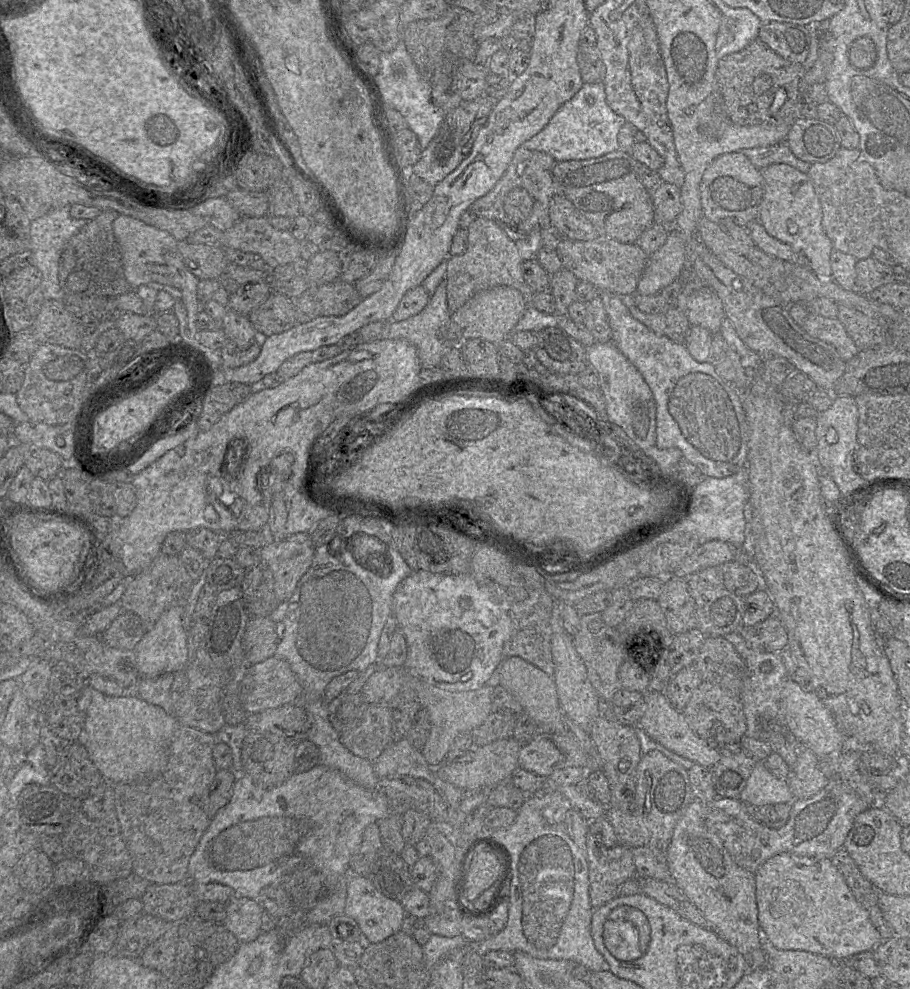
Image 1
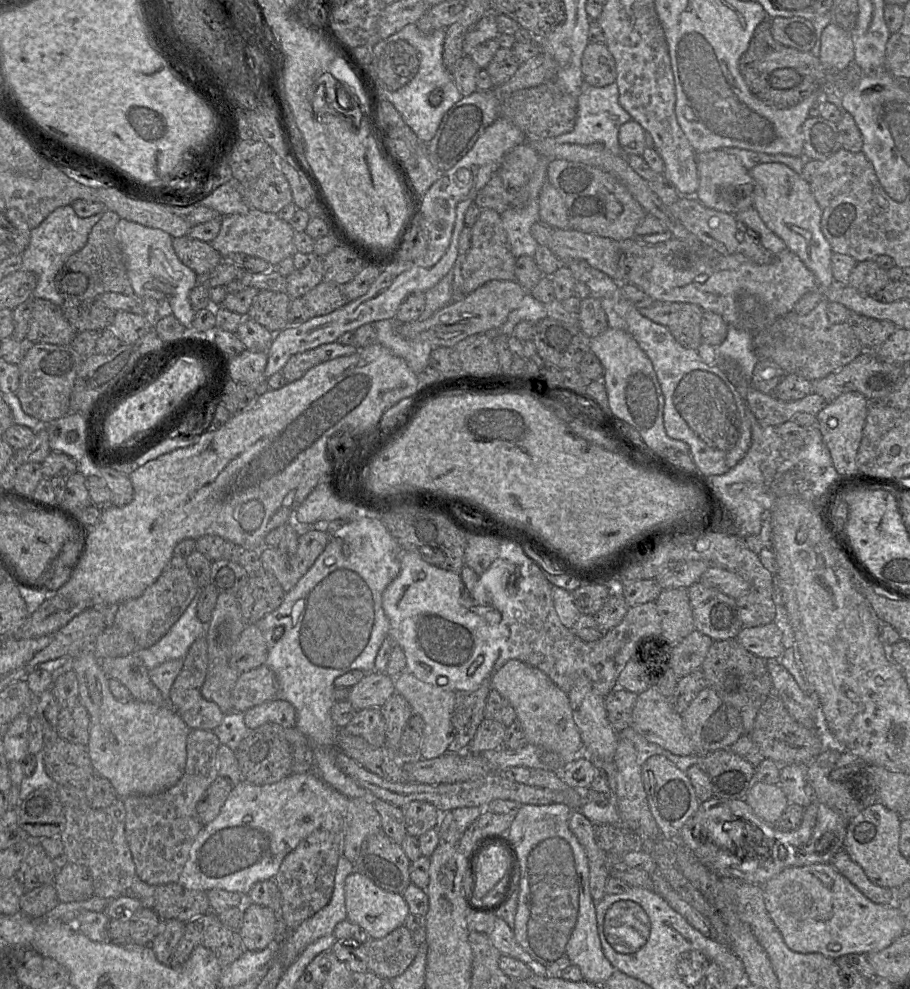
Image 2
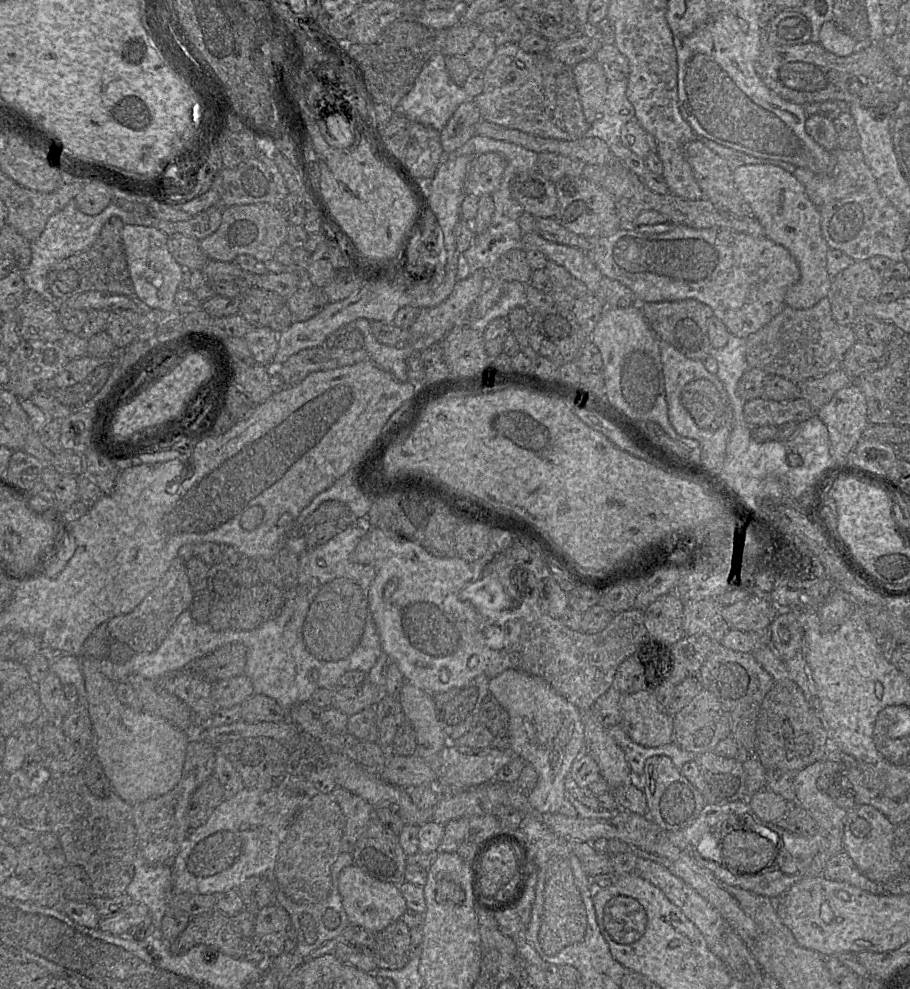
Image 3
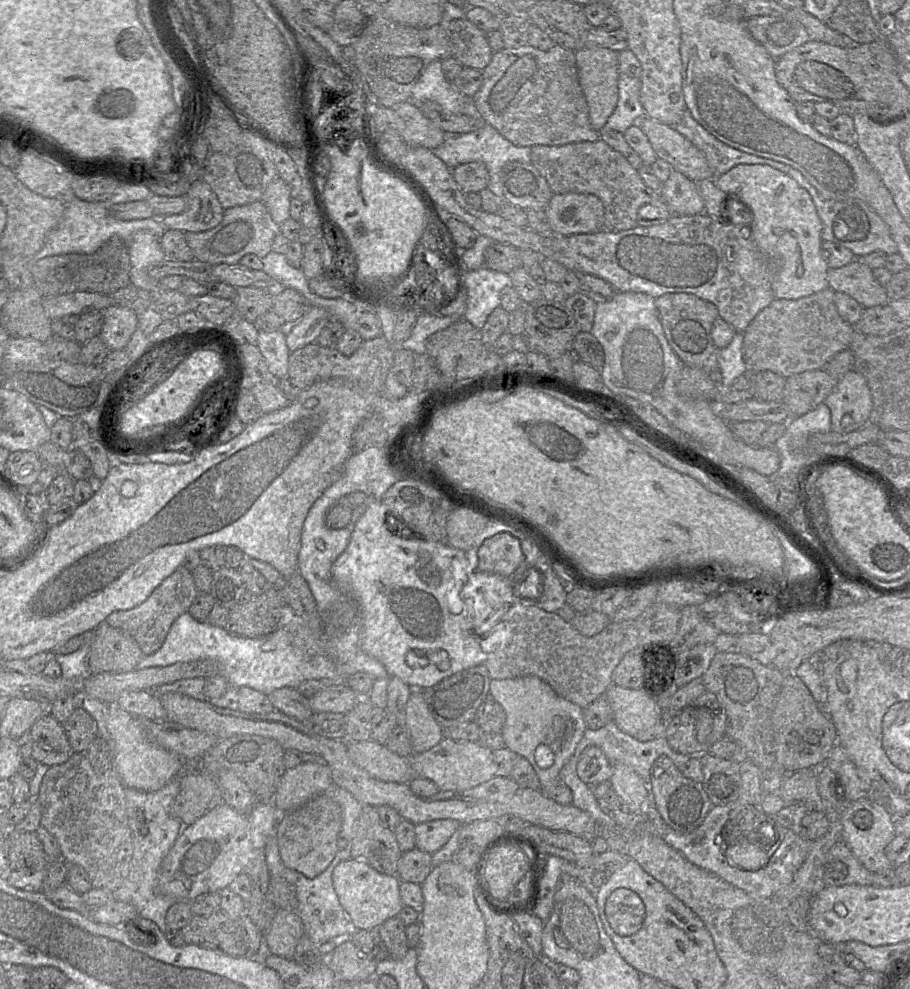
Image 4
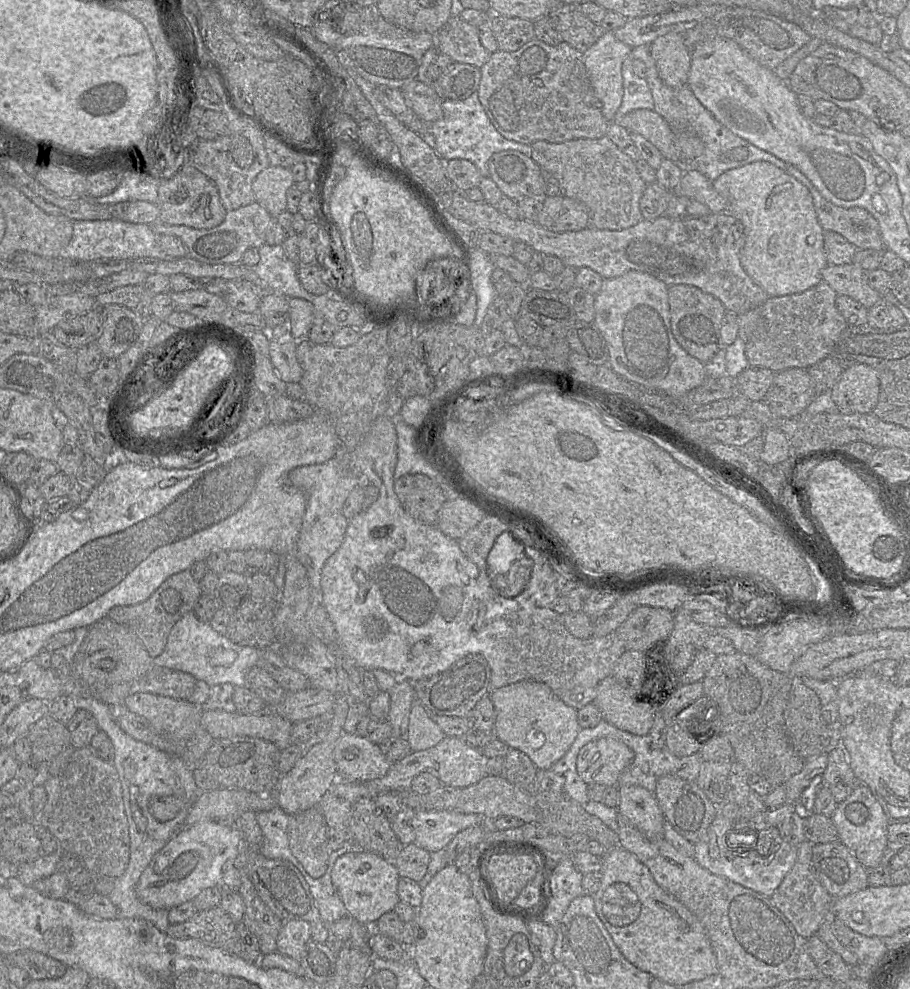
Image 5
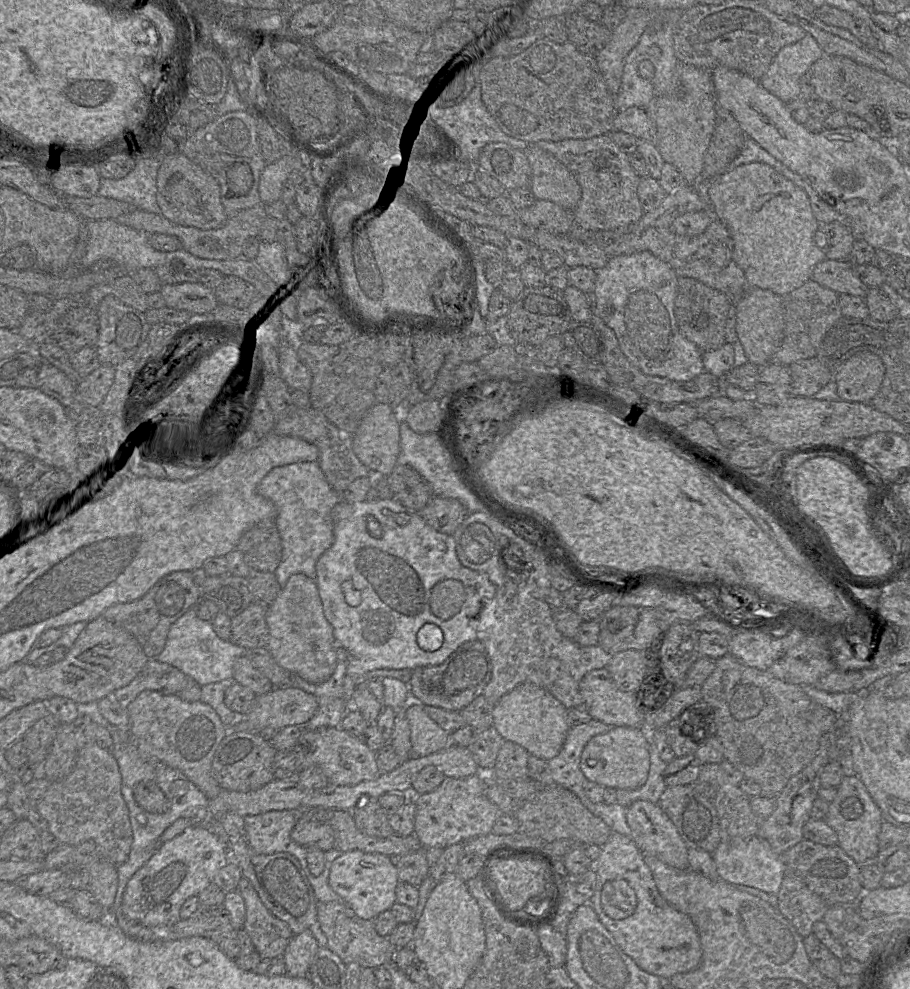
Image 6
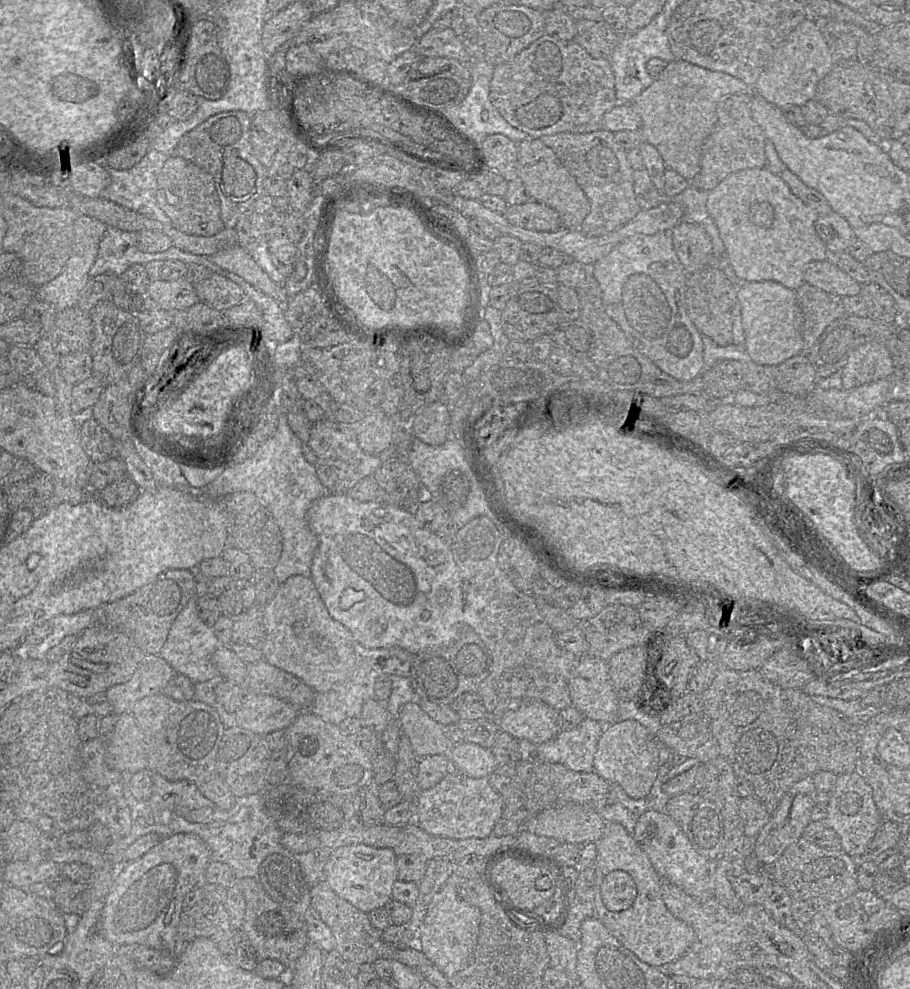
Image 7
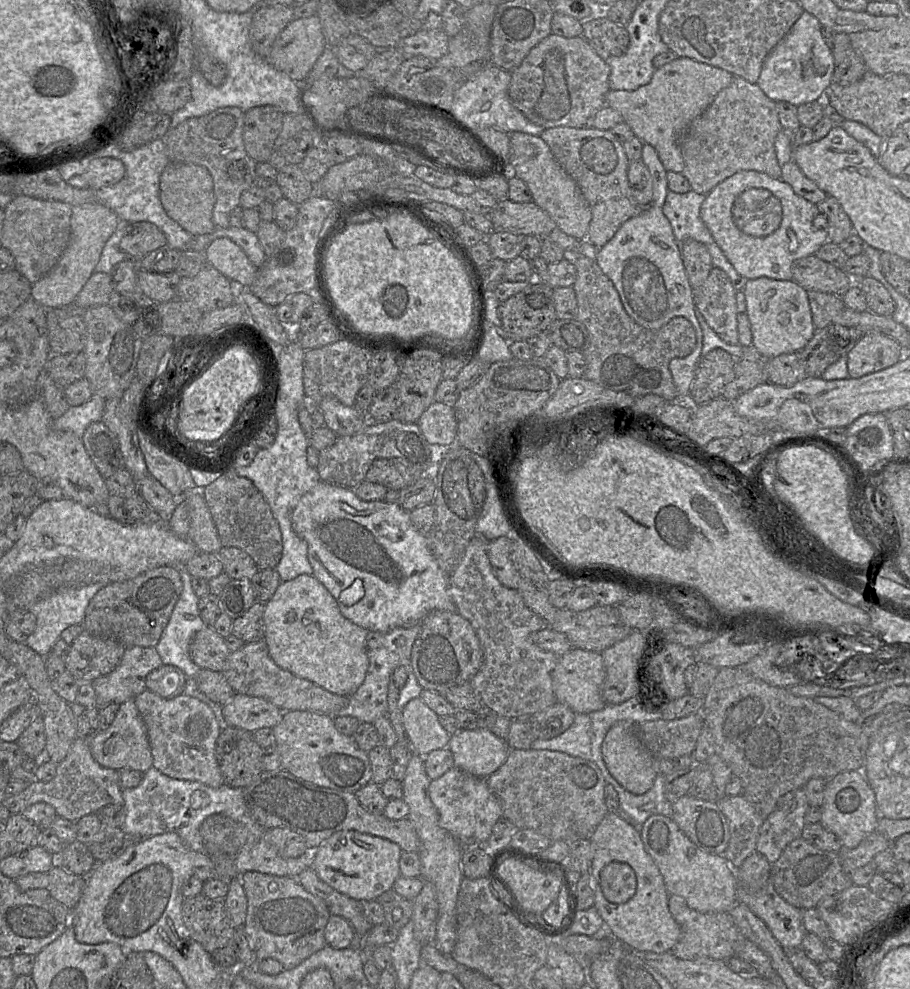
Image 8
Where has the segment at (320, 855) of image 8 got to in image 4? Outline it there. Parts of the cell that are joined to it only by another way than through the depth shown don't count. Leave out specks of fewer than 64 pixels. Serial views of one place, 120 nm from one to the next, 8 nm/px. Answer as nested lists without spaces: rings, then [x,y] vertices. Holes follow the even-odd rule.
[[[349,859],[340,862],[333,871],[333,886],[345,910],[352,930],[377,930],[388,919],[398,916],[403,903],[397,875],[384,875],[364,861]]]

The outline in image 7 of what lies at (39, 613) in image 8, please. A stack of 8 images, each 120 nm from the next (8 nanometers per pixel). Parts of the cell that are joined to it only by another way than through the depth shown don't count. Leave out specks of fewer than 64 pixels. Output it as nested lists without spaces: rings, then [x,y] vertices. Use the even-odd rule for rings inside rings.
[[[95,609],[82,610],[70,615],[57,615],[50,621],[52,632],[38,645],[25,647],[23,654],[29,659],[45,659],[46,653],[69,635],[79,635],[94,624]]]

